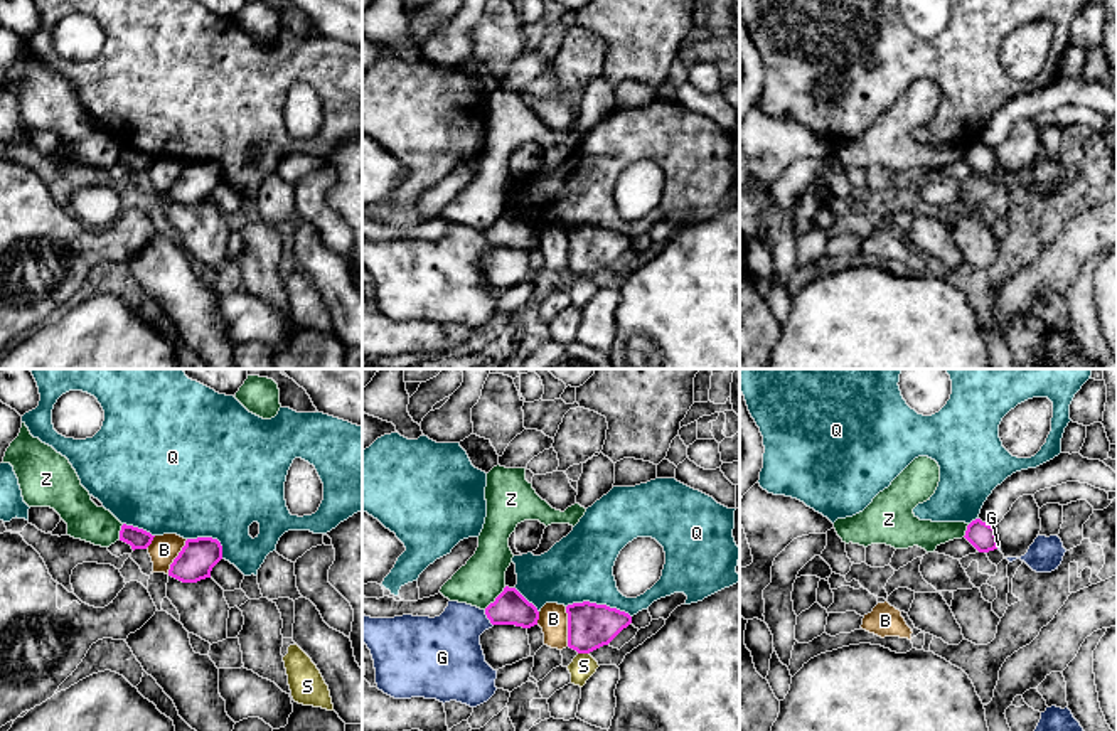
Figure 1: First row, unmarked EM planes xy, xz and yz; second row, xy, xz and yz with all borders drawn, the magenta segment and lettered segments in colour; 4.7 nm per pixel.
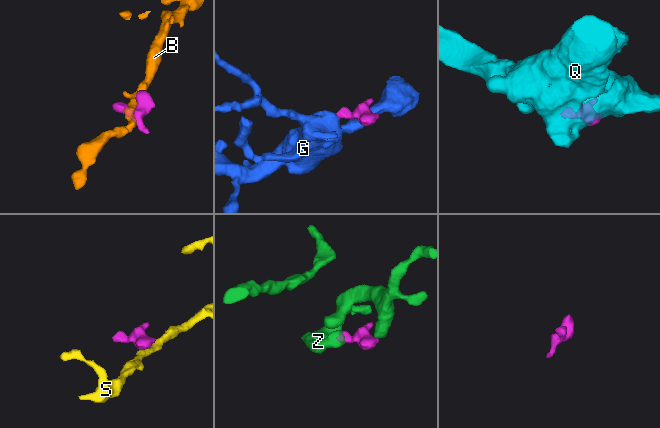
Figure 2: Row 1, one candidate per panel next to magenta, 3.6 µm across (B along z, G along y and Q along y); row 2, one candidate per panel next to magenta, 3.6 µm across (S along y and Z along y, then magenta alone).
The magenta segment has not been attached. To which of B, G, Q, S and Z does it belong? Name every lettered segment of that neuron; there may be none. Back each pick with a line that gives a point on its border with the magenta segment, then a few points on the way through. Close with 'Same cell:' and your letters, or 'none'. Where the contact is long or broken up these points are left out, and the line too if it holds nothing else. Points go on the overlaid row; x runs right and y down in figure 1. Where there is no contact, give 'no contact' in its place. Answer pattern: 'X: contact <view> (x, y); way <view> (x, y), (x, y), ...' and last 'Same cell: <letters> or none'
G: contact xz (487, 617); way xz (509, 608), (487, 617), (477, 620), (447, 650)
Same cell: G

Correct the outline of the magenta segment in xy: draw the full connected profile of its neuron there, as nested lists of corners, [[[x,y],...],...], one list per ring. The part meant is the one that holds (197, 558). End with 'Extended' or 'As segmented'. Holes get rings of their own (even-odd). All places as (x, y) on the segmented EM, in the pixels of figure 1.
[[[212,537],[187,539],[174,559],[168,576],[182,583],[197,583],[211,578],[212,568],[222,559],[222,546]]]. As segmented

